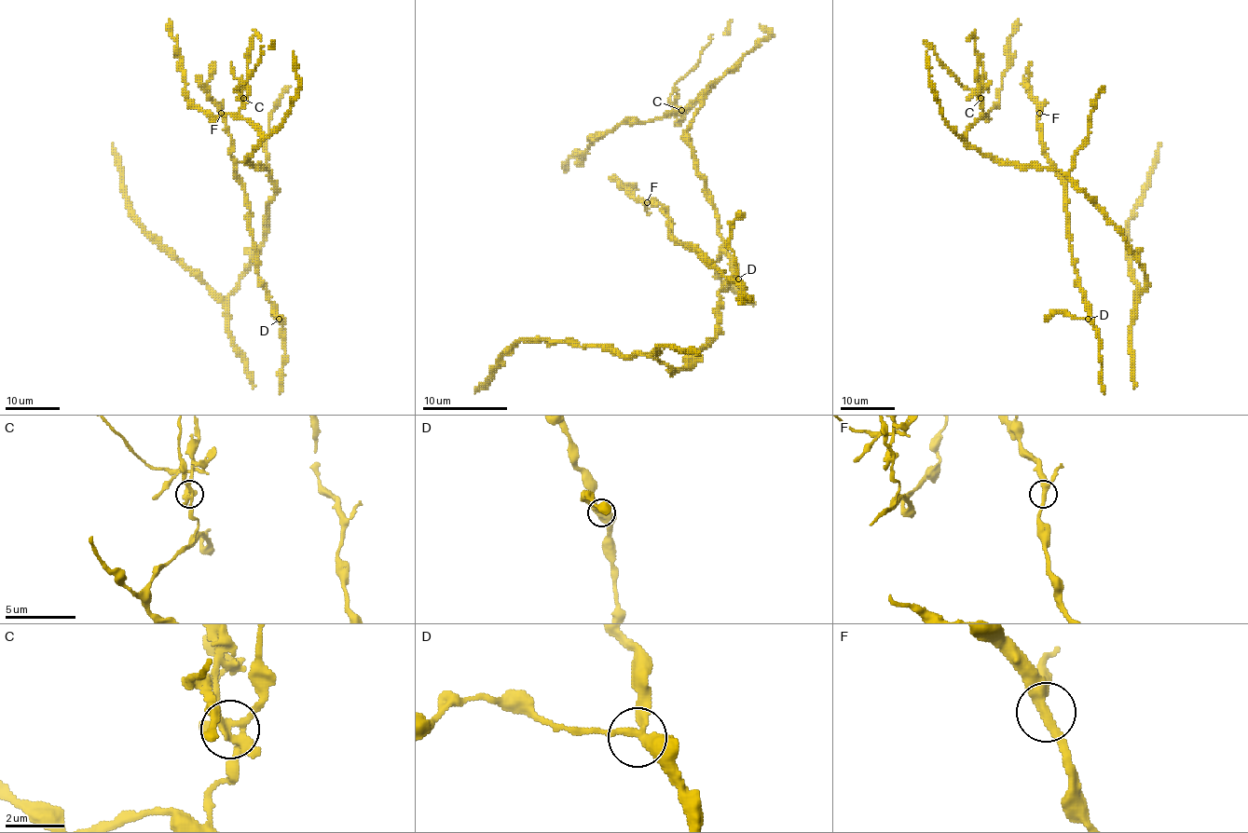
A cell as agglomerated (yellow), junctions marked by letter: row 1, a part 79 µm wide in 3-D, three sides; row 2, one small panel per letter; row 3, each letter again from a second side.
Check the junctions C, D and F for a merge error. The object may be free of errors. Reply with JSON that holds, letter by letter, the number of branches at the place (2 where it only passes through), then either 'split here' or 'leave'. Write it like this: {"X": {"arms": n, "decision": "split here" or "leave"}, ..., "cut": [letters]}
{"C": {"arms": 4, "decision": "split here"}, "D": {"arms": 3, "decision": "leave"}, "F": {"arms": 3, "decision": "leave"}, "cut": ["C"]}

